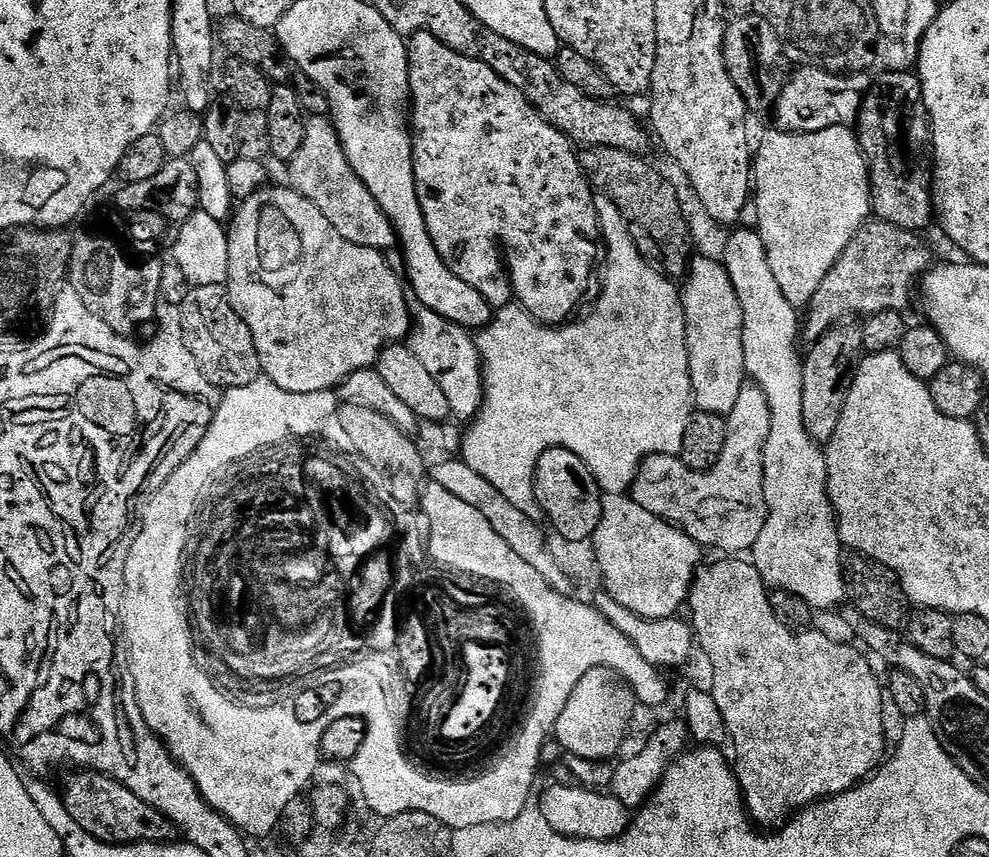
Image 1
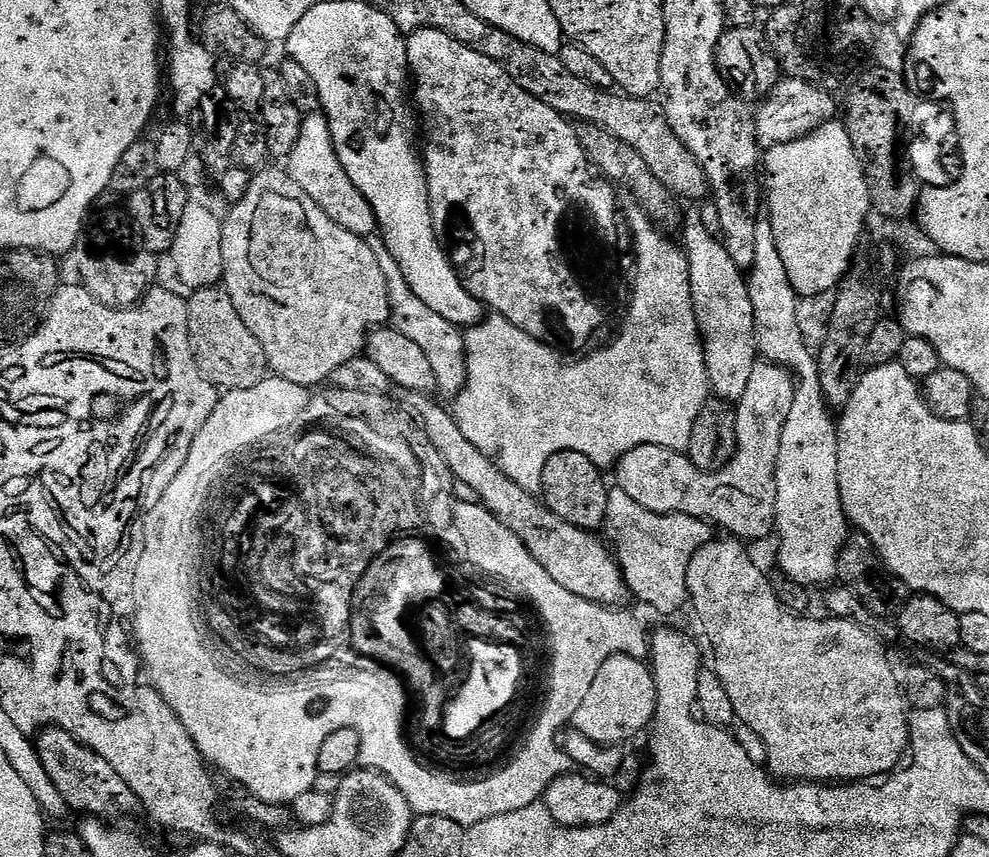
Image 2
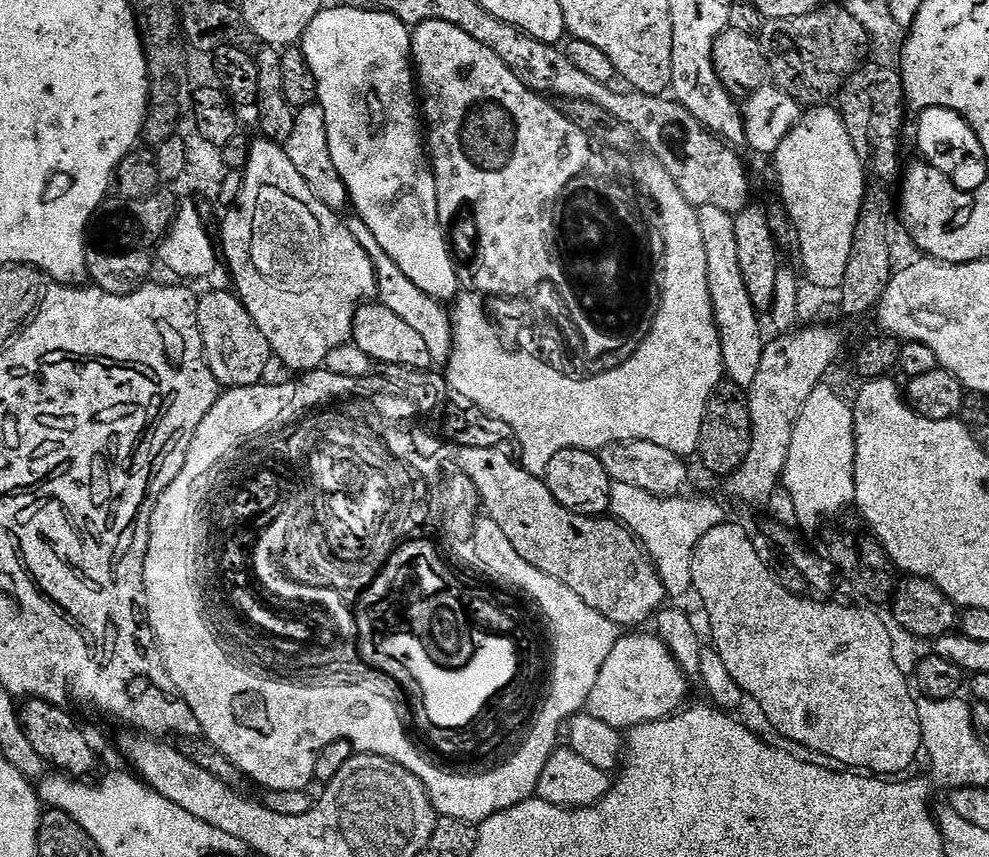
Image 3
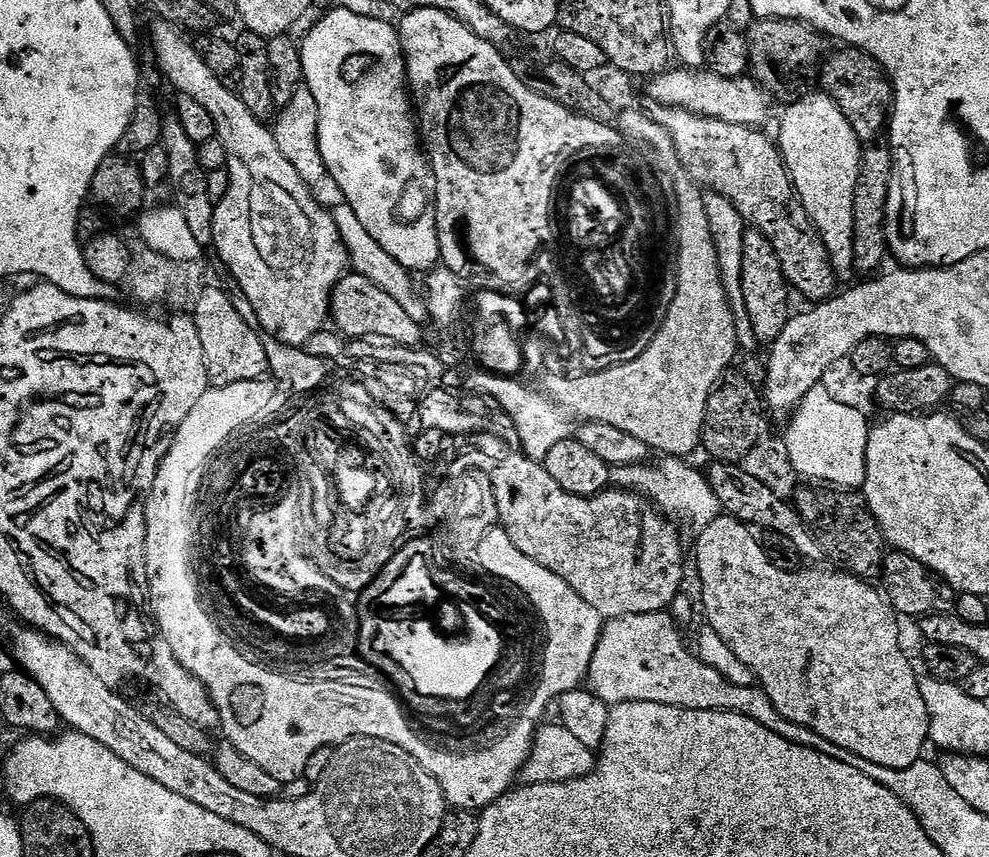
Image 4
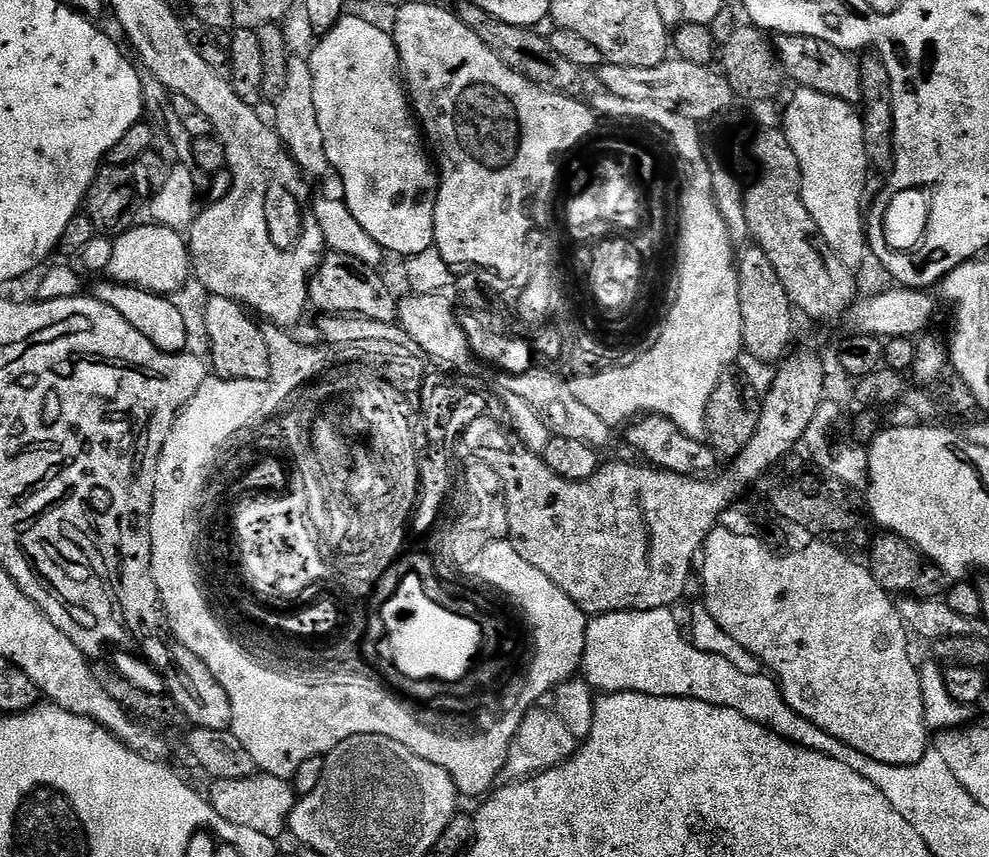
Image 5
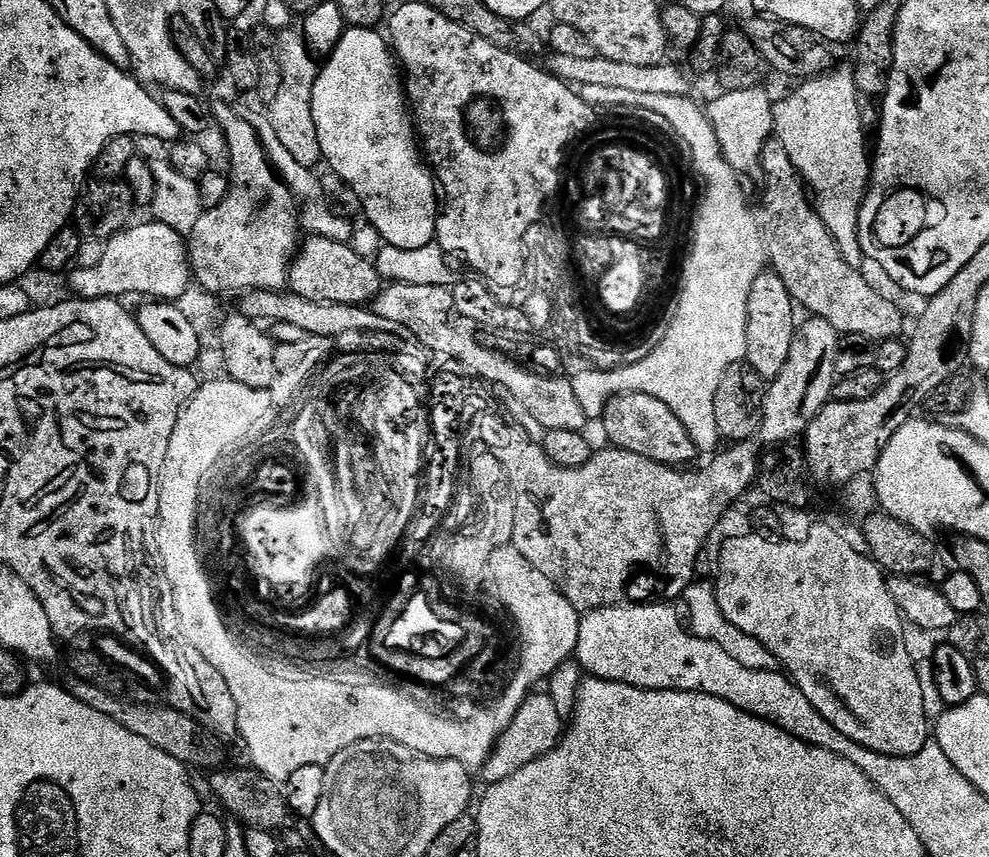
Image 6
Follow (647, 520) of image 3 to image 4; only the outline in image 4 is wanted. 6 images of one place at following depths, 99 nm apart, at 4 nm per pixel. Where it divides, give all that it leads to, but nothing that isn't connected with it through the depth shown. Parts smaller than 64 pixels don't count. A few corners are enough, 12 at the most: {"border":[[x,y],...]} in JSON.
{"border":[[684,458],[613,467],[615,487],[699,530],[721,516],[703,471]]}

